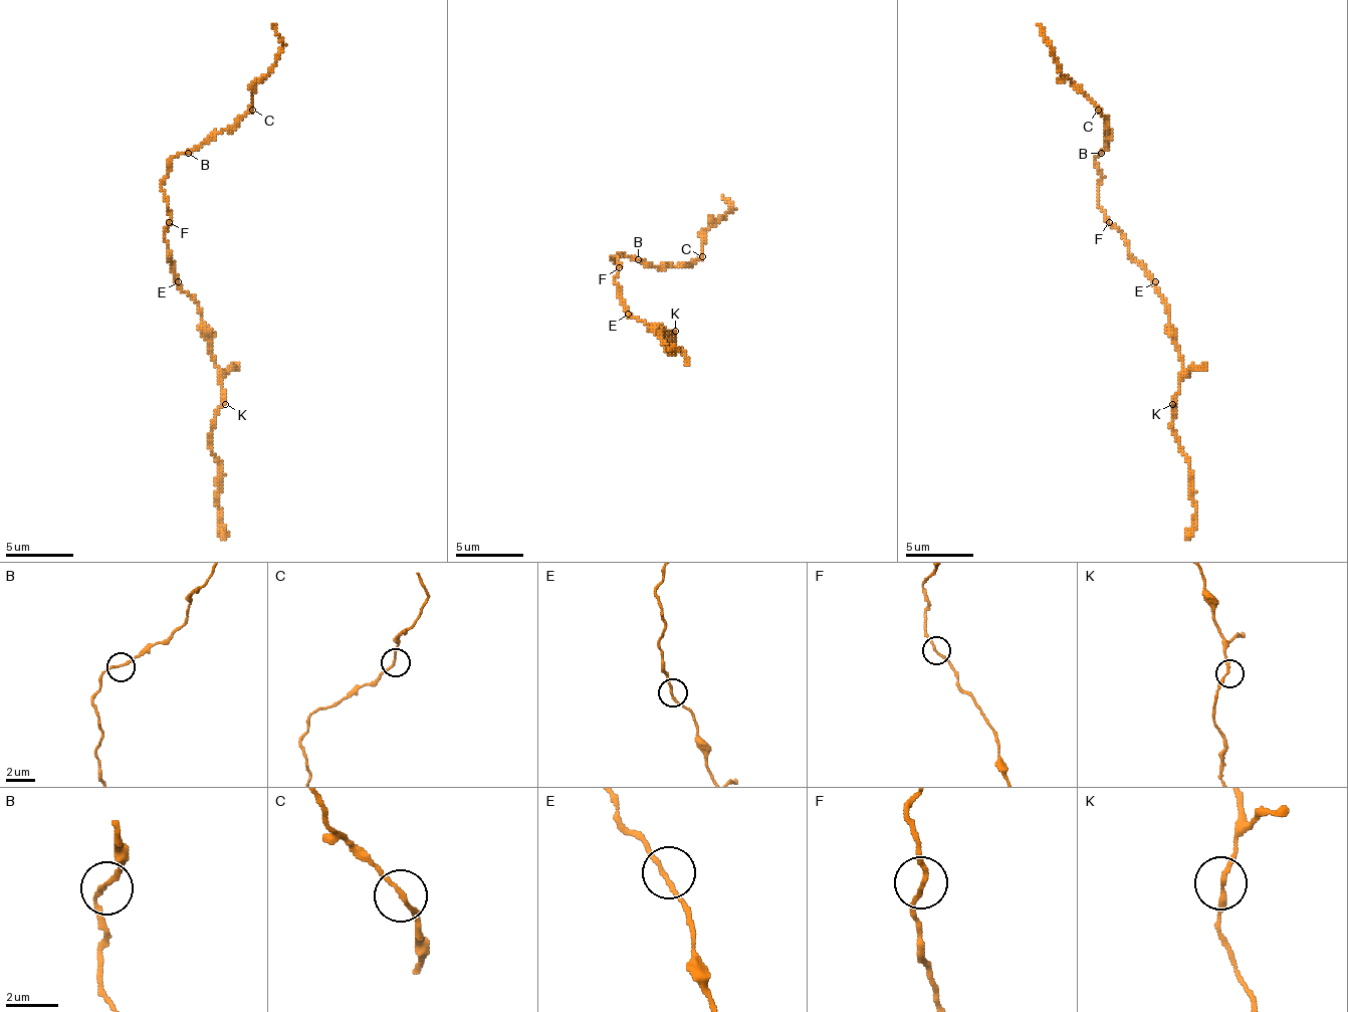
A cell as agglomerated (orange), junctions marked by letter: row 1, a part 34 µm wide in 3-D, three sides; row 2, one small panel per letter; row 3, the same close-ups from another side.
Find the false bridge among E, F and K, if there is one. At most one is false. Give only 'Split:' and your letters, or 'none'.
Split: F

